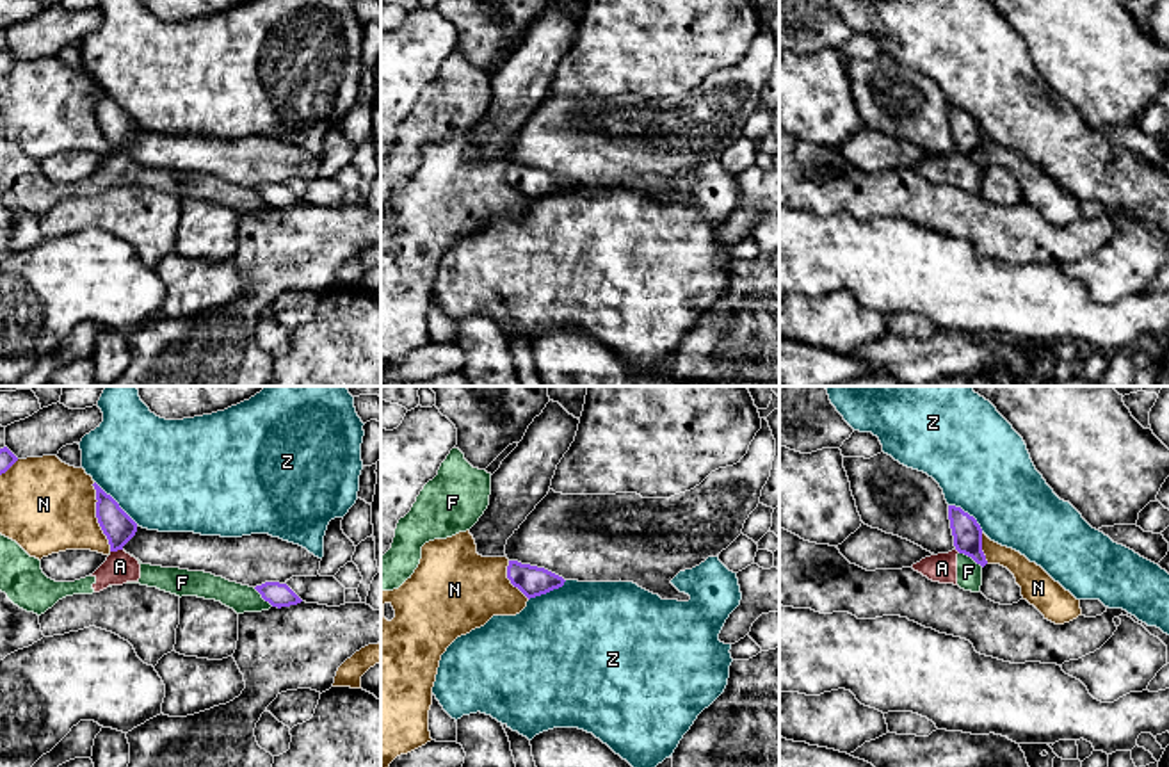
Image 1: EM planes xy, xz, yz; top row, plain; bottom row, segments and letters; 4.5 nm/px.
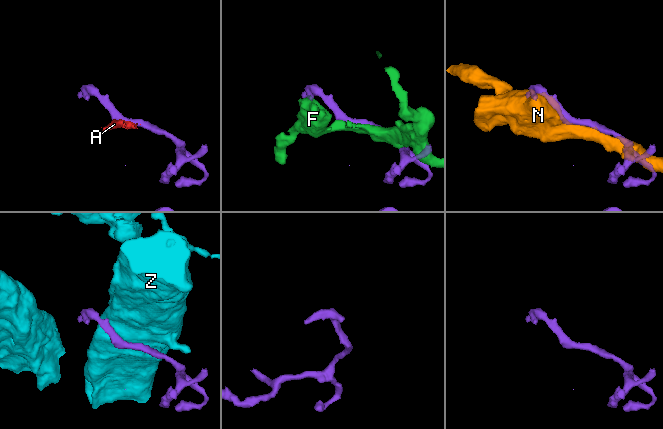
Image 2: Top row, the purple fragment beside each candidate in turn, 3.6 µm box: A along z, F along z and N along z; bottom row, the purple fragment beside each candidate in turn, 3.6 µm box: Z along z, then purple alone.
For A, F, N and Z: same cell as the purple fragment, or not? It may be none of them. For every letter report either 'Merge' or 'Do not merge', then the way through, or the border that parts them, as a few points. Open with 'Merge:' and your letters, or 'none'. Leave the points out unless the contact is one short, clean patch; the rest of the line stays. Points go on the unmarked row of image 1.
Merge: none
A: Do not merge. Boundary: xy (121, 150), (111, 153)
F: Do not merge
N: Do not merge
Z: Do not merge

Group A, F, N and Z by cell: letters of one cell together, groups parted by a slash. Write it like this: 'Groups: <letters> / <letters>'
Groups: A F / N / Z

